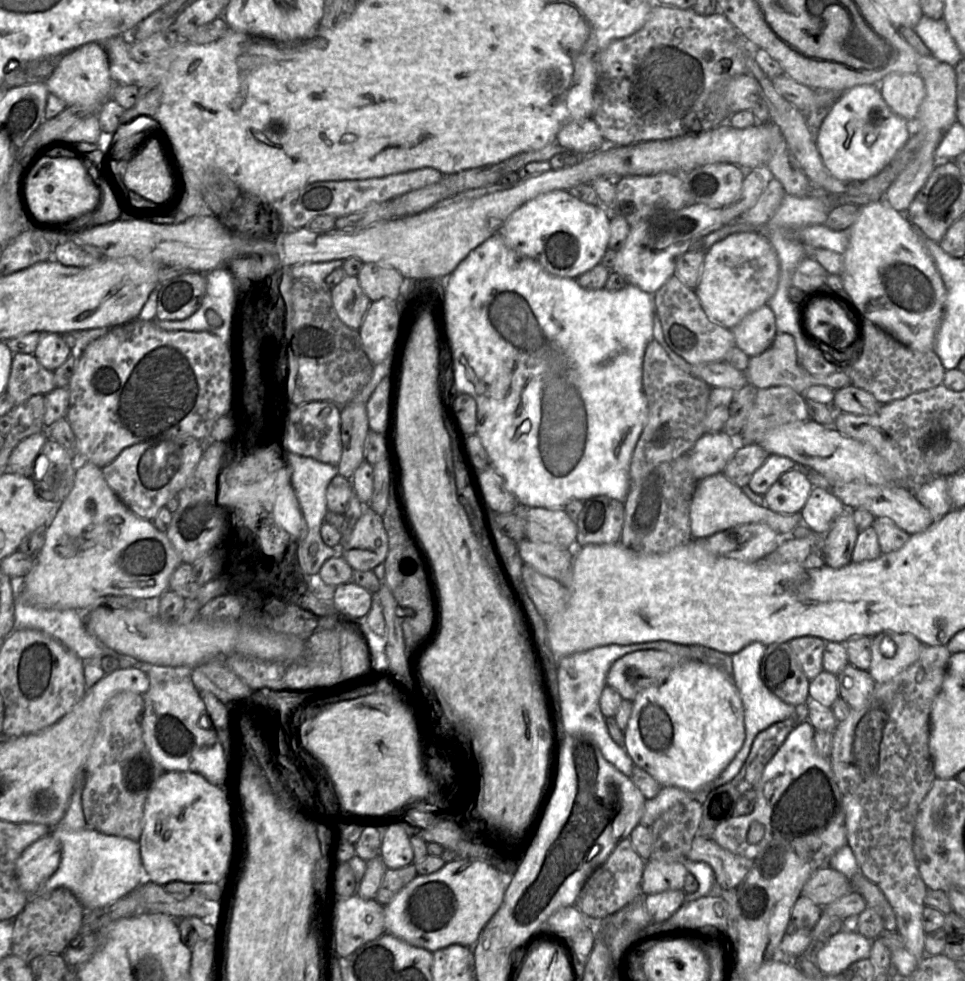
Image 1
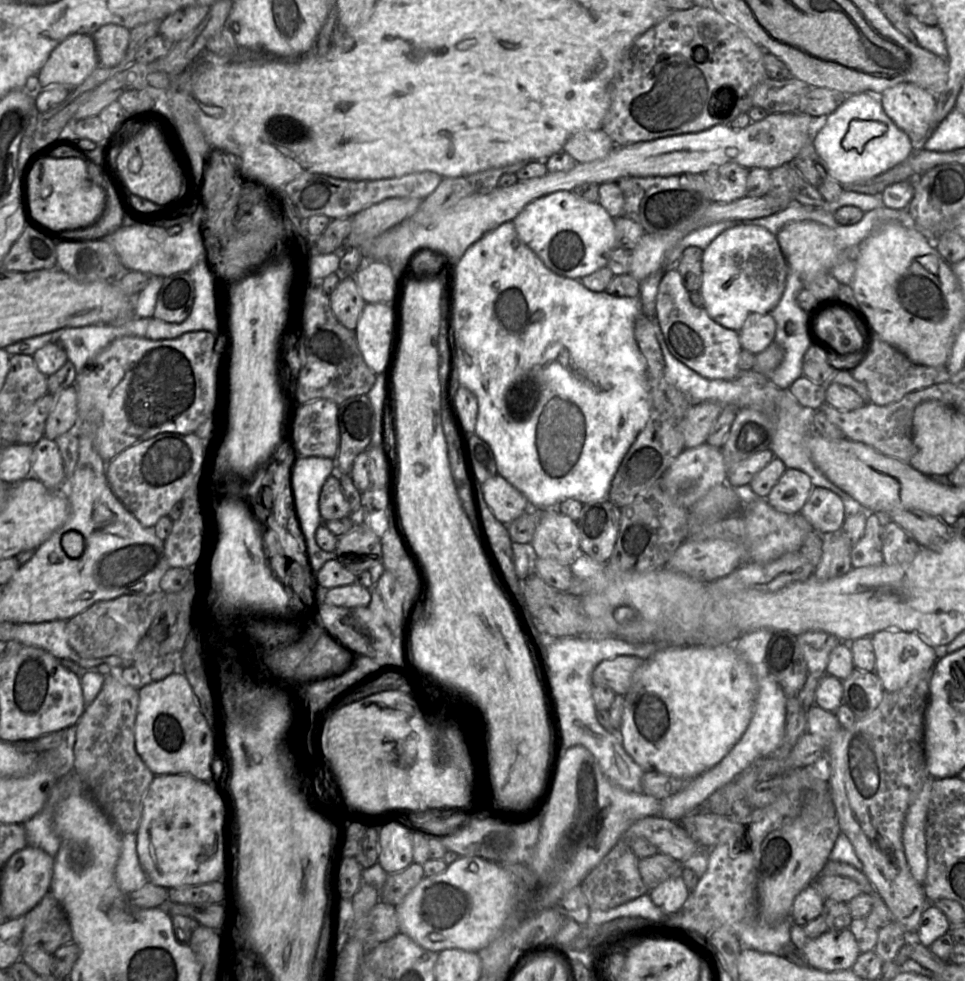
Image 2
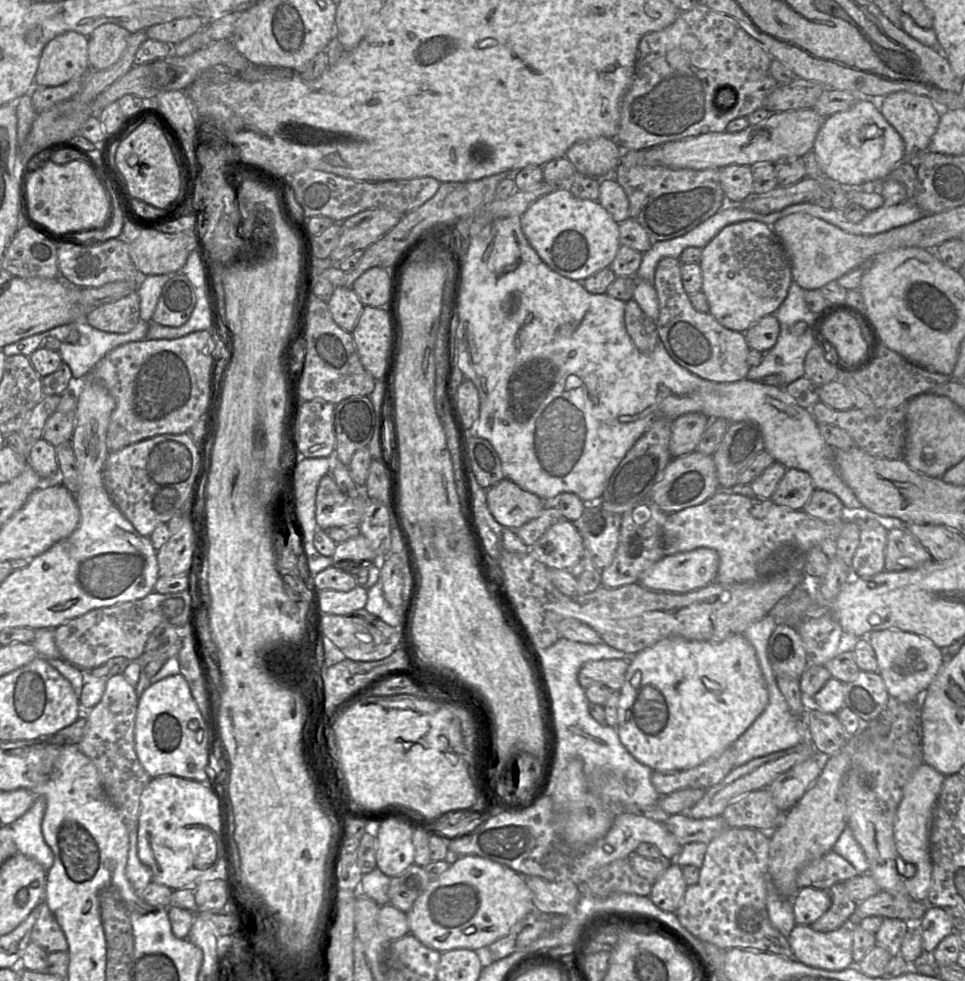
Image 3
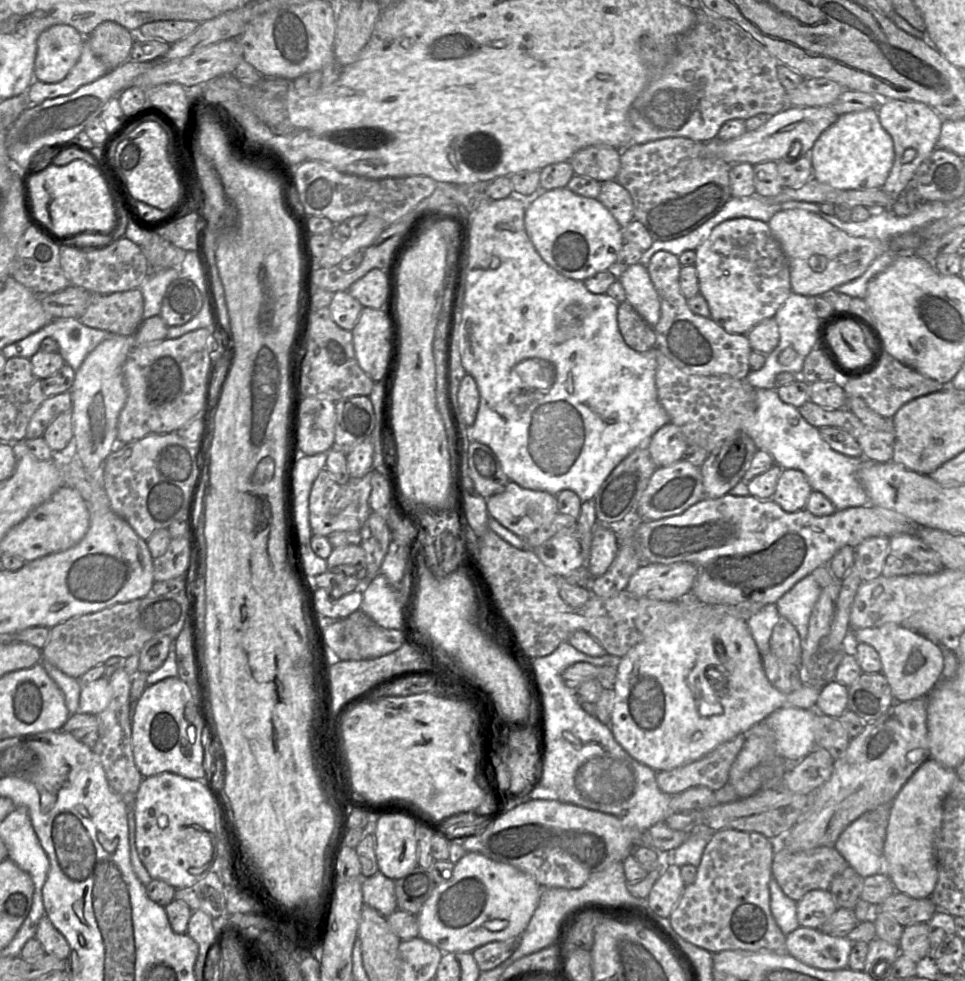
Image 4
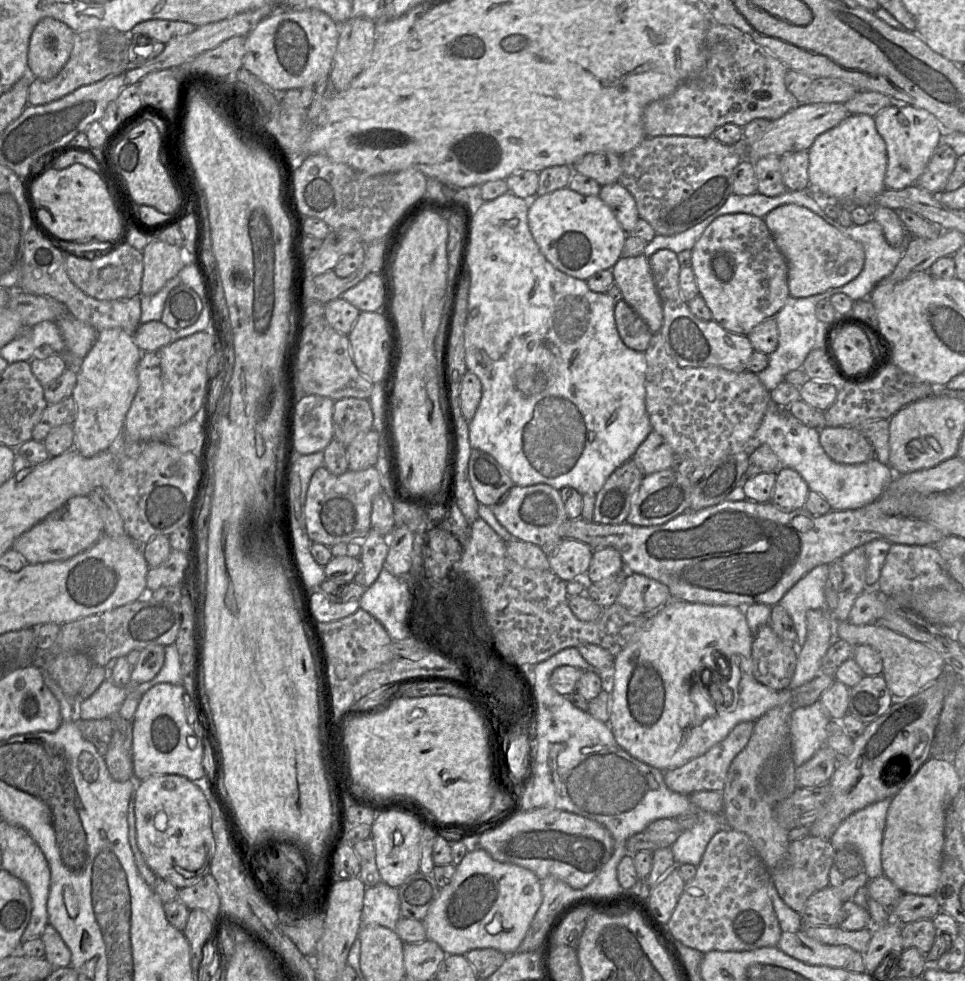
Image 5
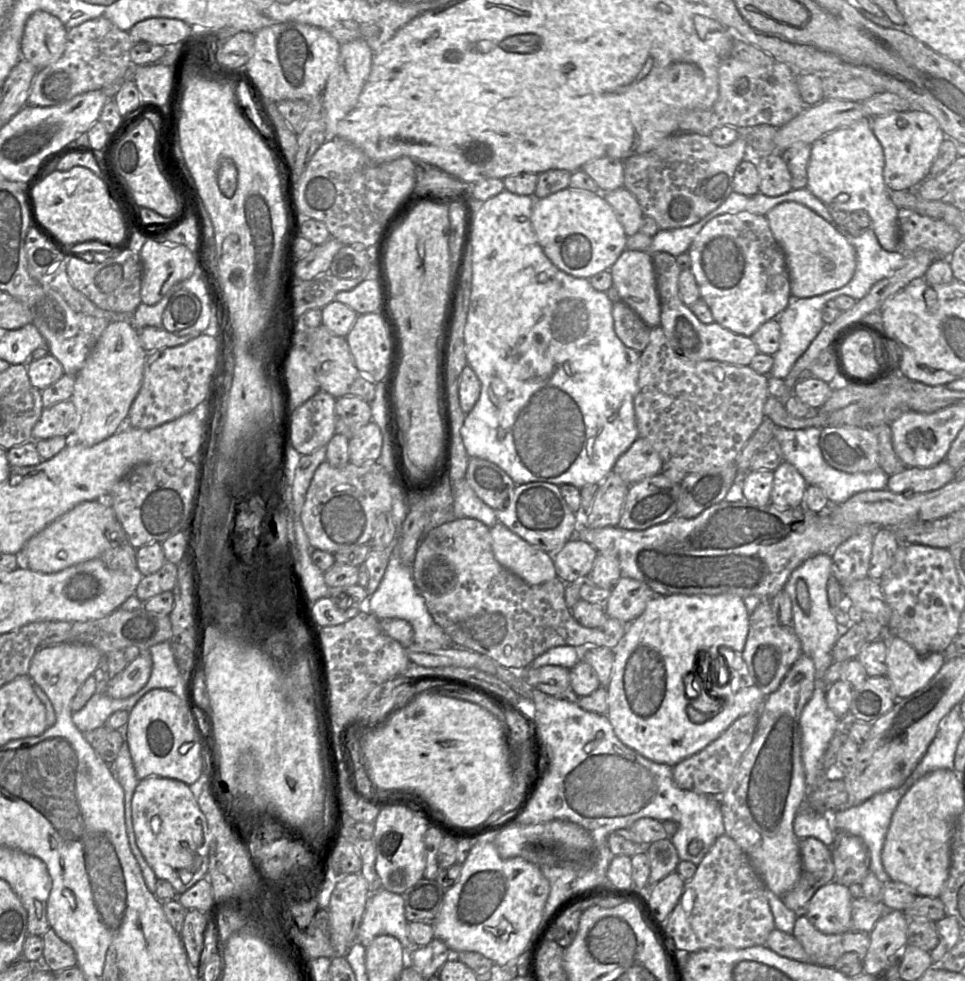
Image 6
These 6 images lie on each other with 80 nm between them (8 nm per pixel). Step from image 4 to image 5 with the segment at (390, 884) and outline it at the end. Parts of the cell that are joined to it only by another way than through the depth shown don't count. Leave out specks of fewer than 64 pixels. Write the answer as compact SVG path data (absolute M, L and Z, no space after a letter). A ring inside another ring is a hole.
M383 881L365 889L362 926L378 924L395 929L401 918L398 890Z

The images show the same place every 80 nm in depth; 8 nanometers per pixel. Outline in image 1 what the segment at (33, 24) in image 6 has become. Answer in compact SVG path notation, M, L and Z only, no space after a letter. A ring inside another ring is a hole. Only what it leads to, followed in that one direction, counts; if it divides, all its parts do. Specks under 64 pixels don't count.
M89 42L59 57L58 64L45 81L50 93L61 98L67 106L81 107L97 113L106 100L111 98L113 81L109 72L109 57L101 42Z

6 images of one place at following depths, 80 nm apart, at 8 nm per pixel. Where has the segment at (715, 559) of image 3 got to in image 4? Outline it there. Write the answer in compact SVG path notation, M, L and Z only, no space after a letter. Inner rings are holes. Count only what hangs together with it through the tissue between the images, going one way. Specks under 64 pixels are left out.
M686 562L641 565L625 590L638 597L673 601L691 594L697 570Z

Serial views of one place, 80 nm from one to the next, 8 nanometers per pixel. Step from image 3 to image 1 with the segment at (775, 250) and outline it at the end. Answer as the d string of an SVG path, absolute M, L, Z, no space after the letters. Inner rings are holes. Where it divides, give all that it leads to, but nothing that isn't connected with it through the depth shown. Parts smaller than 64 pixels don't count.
M763 231L733 233L706 250L694 291L708 318L731 329L747 314L768 304L778 286L779 269L776 251Z

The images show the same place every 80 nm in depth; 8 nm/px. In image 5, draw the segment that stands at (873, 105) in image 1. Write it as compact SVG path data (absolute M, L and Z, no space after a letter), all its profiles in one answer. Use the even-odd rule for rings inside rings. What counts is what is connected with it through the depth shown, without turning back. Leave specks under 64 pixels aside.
M851 114L840 124L819 135L808 150L809 188L819 194L835 198L841 205L869 208L872 219L878 222L887 243L899 248L907 243L907 230L898 217L898 211L874 206L874 198L883 192L887 170L887 150L878 133L874 117Z

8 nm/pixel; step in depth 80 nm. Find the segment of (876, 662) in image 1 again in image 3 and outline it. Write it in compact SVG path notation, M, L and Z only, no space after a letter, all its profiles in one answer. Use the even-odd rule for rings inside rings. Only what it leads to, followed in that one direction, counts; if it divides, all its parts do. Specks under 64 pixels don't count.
M881 630L865 637L876 654L878 673L890 697L902 702L920 702L943 665L943 650L931 640L902 630Z

